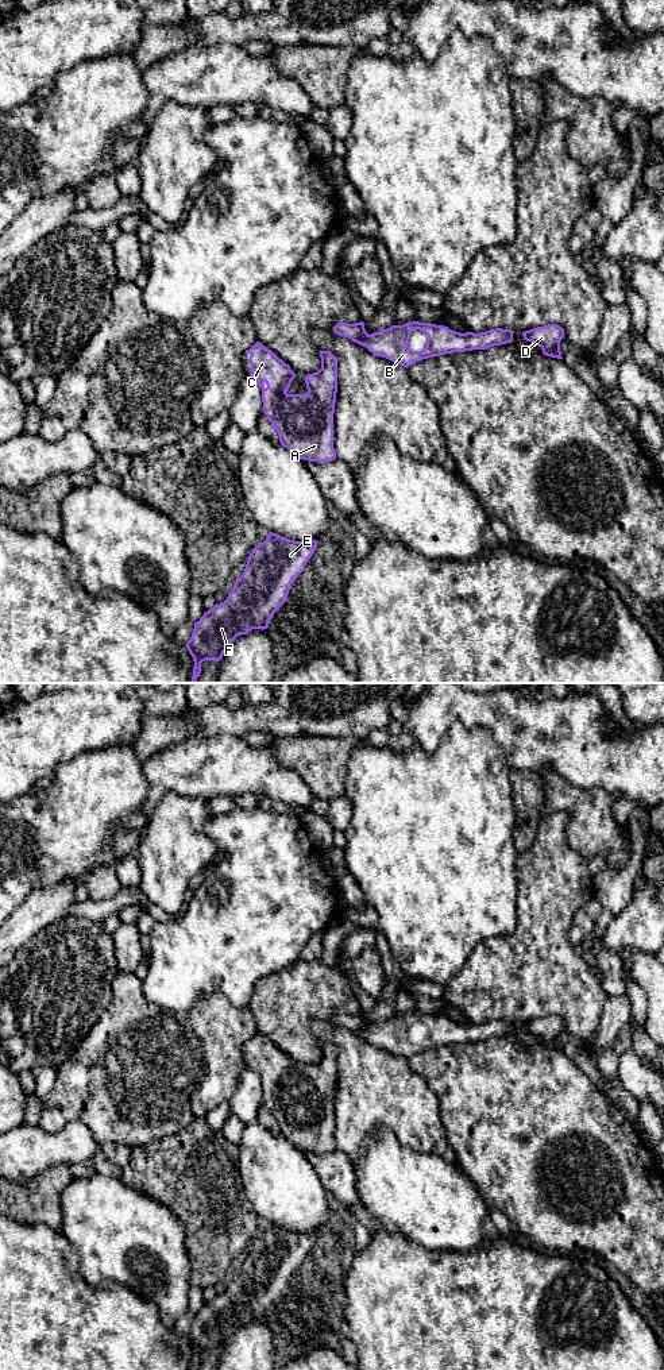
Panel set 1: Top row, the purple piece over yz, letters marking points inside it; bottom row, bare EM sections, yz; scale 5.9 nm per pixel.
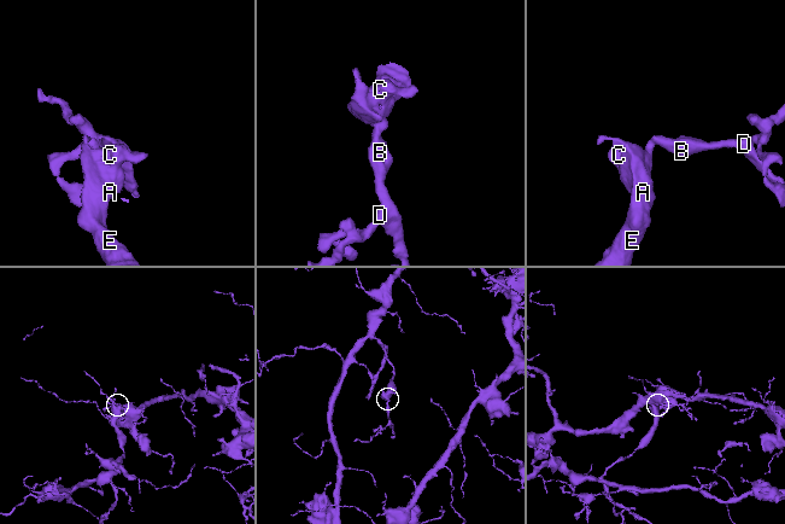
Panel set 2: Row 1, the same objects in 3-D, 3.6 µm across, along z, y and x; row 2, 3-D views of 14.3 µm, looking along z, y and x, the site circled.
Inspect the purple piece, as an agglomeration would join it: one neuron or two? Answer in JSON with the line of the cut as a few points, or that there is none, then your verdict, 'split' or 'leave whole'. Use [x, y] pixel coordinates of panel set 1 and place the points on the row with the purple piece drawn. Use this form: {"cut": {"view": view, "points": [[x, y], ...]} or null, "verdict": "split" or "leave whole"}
{"cut": null, "verdict": "leave whole"}

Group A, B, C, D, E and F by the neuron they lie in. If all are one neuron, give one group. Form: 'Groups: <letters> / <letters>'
Groups: A B C D E F

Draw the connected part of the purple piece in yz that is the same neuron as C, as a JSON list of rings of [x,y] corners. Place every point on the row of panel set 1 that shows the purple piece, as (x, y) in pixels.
[[[256,341],[250,354],[251,374],[262,389],[263,412],[281,444],[301,460],[332,462],[333,413],[337,393],[337,359],[320,351],[321,368],[305,377],[306,394],[287,394],[297,377],[290,366]]]

